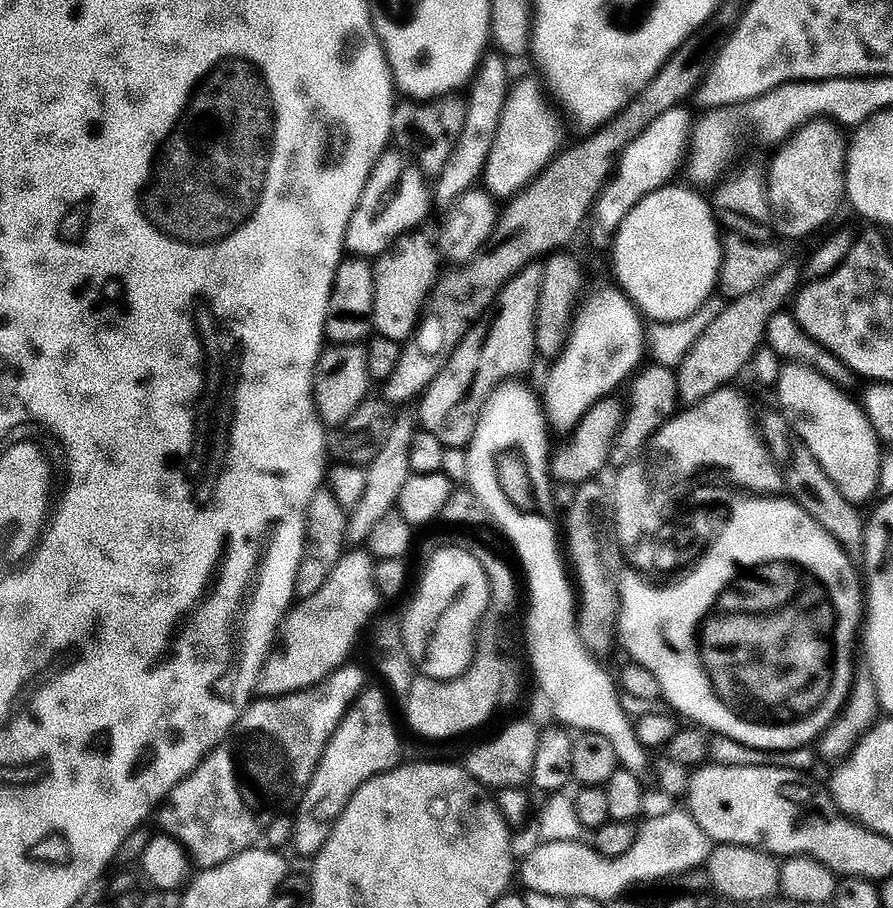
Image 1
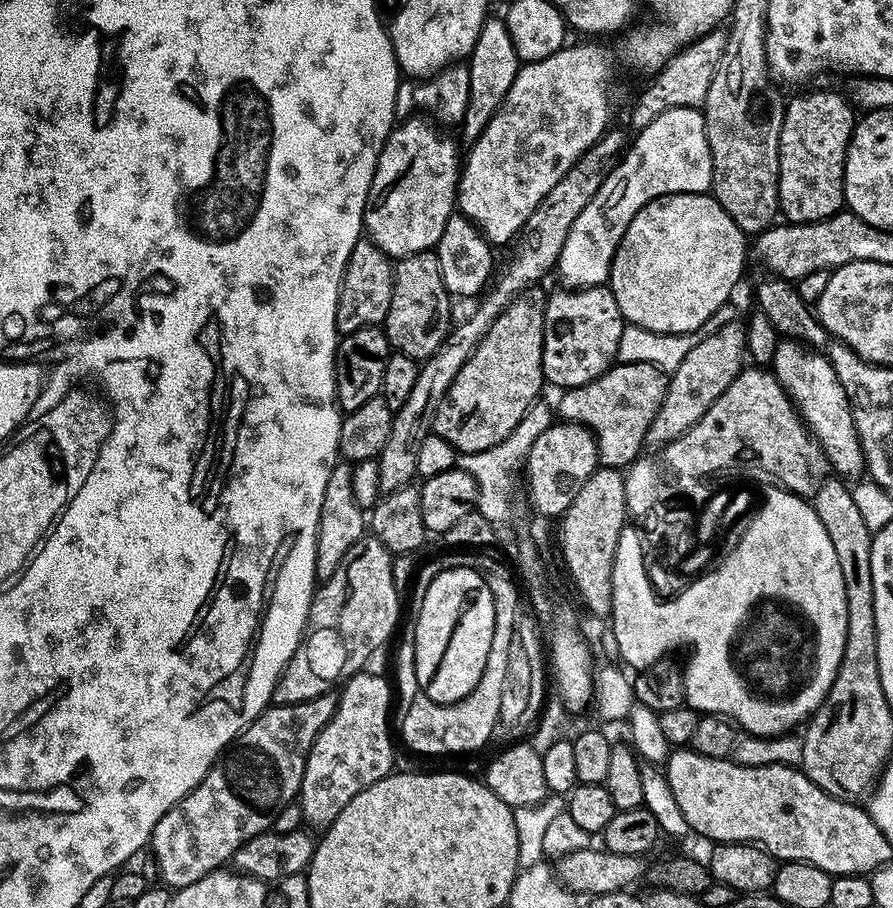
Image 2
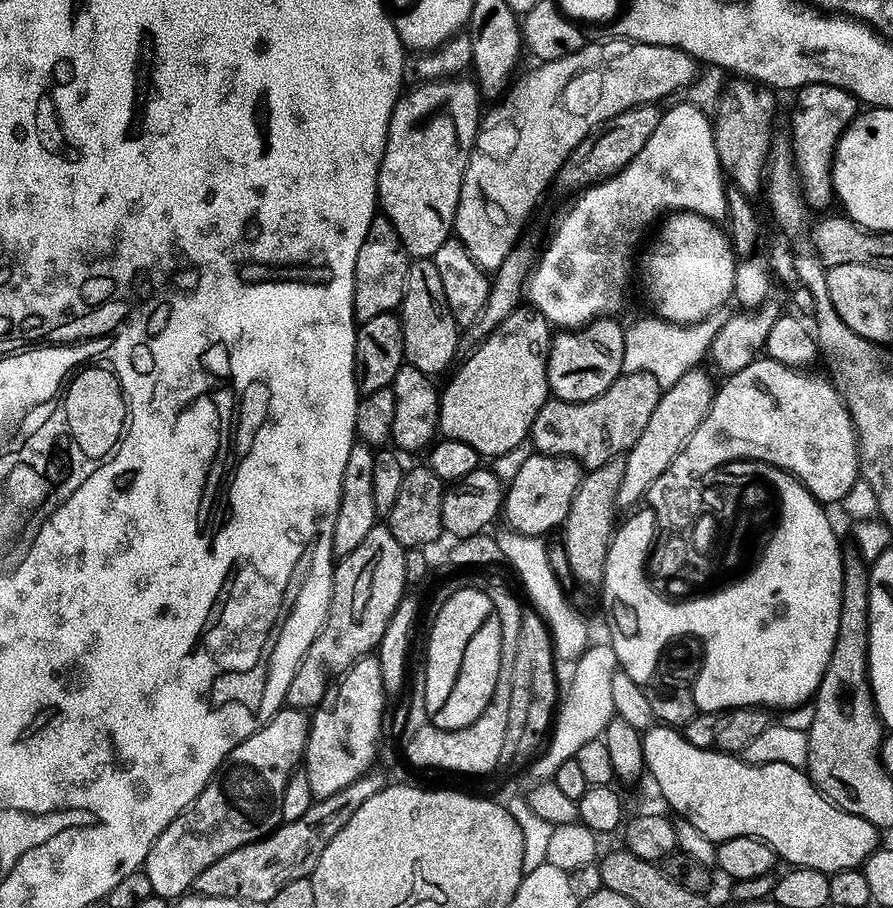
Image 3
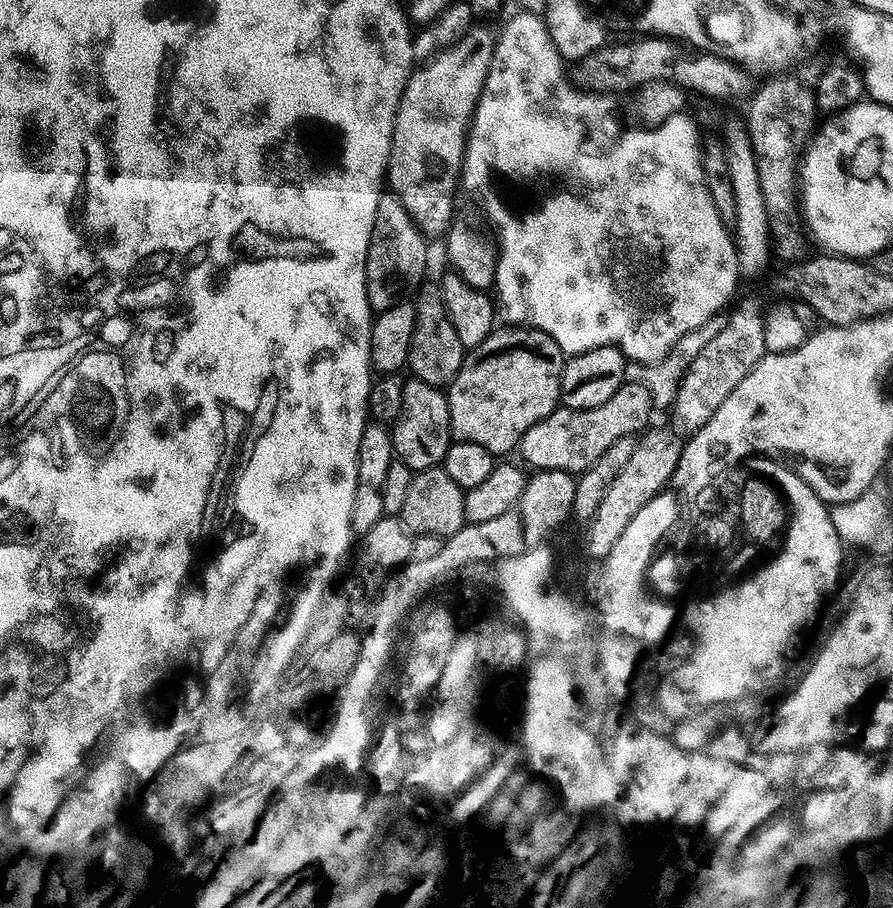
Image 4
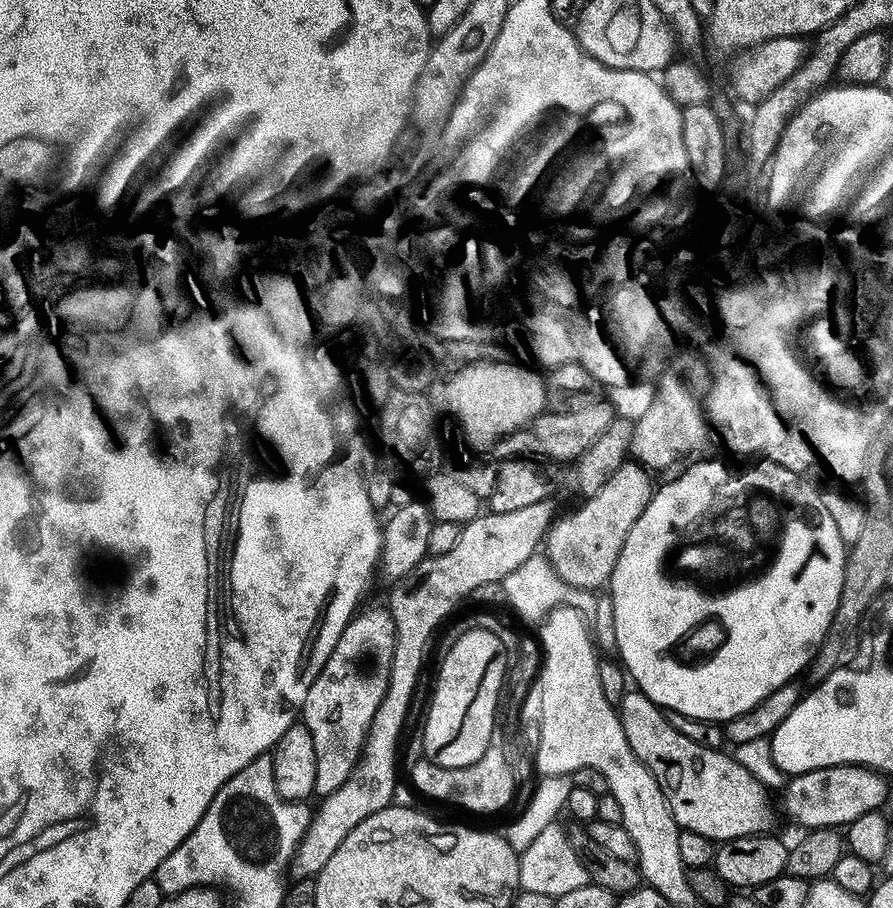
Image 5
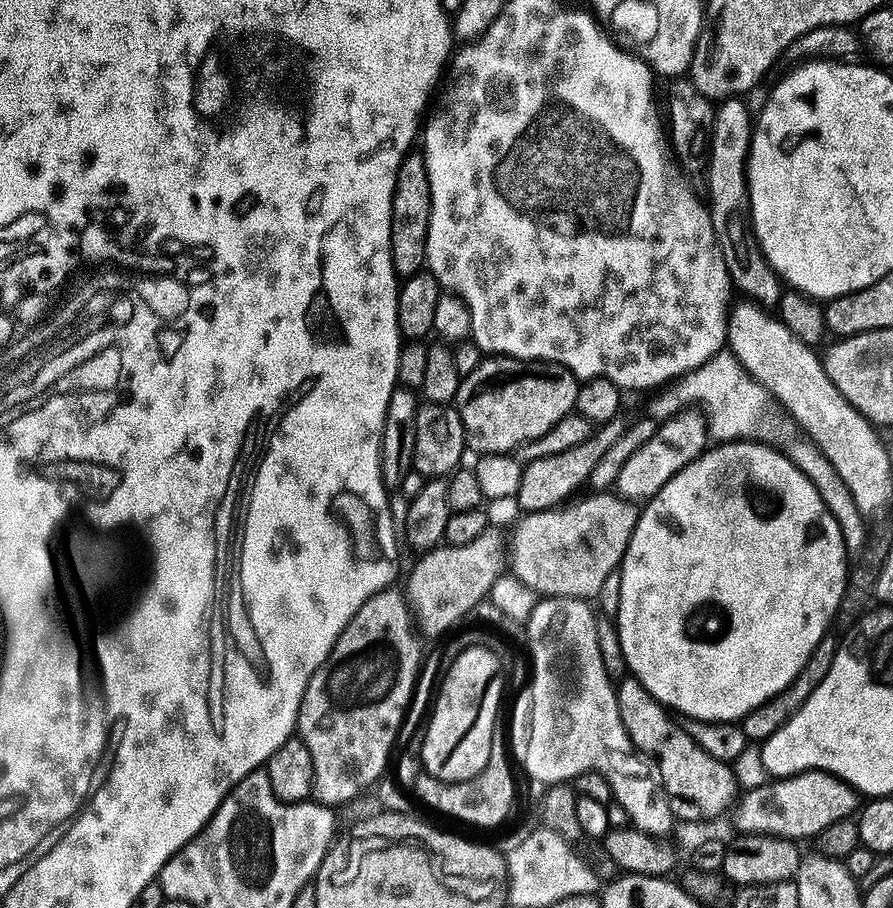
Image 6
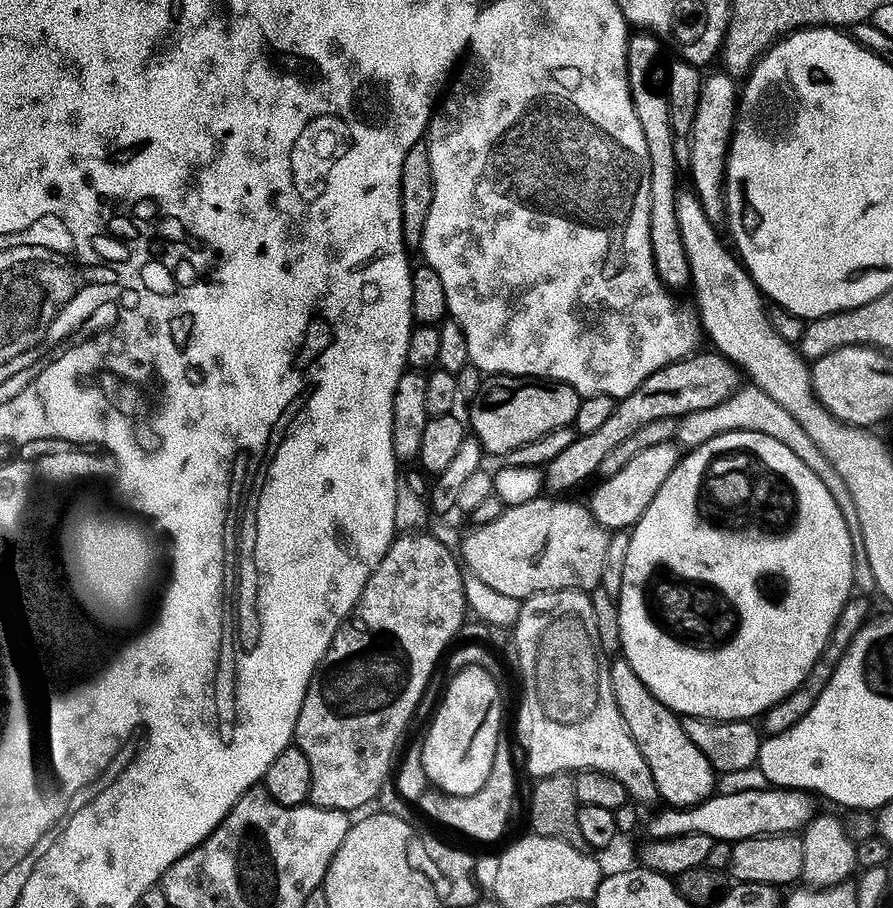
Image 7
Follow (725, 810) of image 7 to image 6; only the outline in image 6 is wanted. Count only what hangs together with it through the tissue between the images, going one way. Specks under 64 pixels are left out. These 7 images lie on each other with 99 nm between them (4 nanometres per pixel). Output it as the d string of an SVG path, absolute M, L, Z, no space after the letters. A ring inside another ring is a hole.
M800 772L796 776L786 776L773 779L761 785L760 788L747 789L739 797L734 811L731 813L732 820L736 823L736 832L751 834L753 836L784 836L787 840L796 840L800 836L819 837L822 830L826 830L824 820L847 820L857 811L858 793L851 784L845 780L839 780L837 776L831 776L828 772Z

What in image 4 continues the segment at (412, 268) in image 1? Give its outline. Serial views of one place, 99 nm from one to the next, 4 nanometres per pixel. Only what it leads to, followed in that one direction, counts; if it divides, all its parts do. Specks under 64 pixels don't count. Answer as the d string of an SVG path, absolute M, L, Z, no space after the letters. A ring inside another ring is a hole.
M425 282L420 285L414 296L416 321L414 322L414 338L410 342L407 367L412 368L411 375L415 379L426 382L441 390L447 389L454 382L458 370L462 366L466 349L458 342L458 334L454 331L454 322L450 322L450 314L444 305L439 283Z

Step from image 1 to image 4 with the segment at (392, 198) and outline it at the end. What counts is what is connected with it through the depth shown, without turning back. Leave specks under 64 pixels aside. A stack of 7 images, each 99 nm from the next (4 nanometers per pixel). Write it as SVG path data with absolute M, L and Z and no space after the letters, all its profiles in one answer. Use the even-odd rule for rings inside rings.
M480 22L473 23L452 45L421 63L404 87L394 118L386 184L402 202L402 206L406 206L410 218L425 237L443 237L454 223L452 207L456 204L456 188L458 192L460 170L464 167L464 143L468 140L468 125L472 123L472 115L478 106L478 98L482 94L482 86L494 58L496 37L495 31L483 28Z

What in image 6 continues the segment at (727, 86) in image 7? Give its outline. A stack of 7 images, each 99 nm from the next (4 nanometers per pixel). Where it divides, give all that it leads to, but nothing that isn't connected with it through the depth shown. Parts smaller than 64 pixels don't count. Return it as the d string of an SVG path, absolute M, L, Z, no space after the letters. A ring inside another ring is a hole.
M729 98L716 108L716 121L712 127L712 143L708 153L706 181L708 180L708 196L706 204L712 213L712 229L716 231L716 241L720 244L720 253L732 275L733 285L745 292L749 301L761 306L779 305L782 295L782 281L776 271L768 265L768 259L756 240L755 231L750 227L750 201L748 198L748 150L752 147L753 117L748 117L748 108L743 99Z

